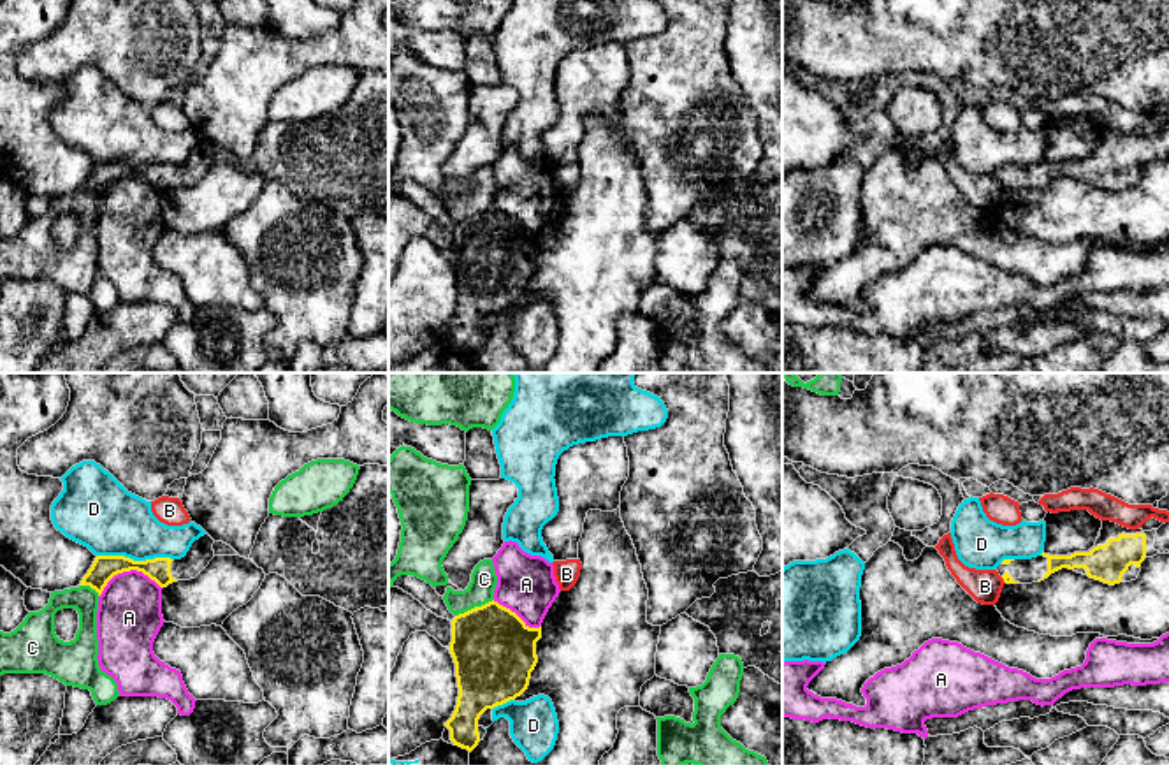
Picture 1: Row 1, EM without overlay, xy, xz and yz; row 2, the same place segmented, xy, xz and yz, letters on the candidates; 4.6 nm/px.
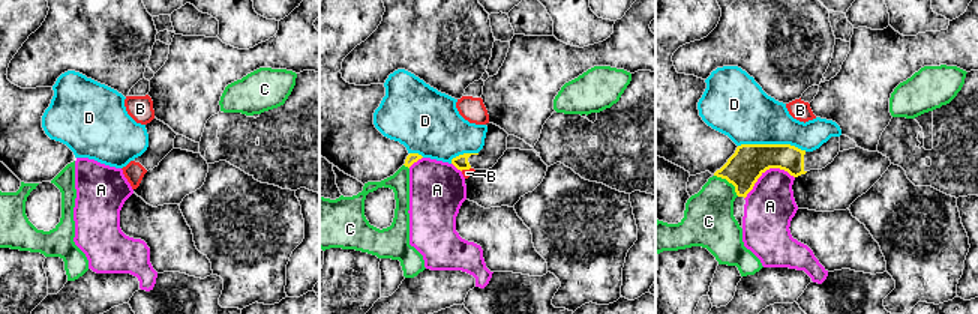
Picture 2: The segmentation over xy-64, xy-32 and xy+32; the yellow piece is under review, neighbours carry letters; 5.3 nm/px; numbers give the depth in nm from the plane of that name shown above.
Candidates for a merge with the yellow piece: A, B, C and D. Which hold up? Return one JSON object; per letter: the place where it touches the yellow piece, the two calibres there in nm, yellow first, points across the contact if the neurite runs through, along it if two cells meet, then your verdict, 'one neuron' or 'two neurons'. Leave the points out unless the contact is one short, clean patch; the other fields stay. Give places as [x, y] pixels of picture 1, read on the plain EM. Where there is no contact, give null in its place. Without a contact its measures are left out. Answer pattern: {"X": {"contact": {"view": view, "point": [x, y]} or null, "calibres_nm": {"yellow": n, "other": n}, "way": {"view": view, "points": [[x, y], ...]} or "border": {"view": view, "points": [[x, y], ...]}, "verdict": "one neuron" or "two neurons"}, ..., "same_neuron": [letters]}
{"A": {"contact": {"view": "xy", "point": [127, 176]}, "calibres_nm": {"yellow": 110, "other": 300}, "verdict": "two neurons"}, "B": {"contact": {"view": "yz", "point": [1004, 187]}, "calibres_nm": {"yellow": 50, "other": 160}, "border": {"view": "yz", "points": [[1001, 183], [1006, 189]]}, "verdict": "two neurons"}, "C": {"contact": {"view": "xz", "point": [475, 213]}, "calibres_nm": {"yellow": 380, "other": 120}, "verdict": "two neurons"}, "D": {"contact": {"view": "xy", "point": [136, 167]}, "calibres_nm": {"yellow": 110, "other": 320}, "verdict": "two neurons"}, "same_neuron": []}

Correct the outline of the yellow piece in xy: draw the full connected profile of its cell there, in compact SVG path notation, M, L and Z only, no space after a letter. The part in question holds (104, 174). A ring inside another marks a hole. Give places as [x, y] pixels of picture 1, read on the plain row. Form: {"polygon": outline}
{"polygon": "M206 139L192 149L190 157L181 165L155 164L134 167L125 162L97 162L79 192L90 192L100 202L114 181L130 176L142 178L160 193L167 193L178 186L190 186L195 185L214 164L213 149L214 146Z"}

